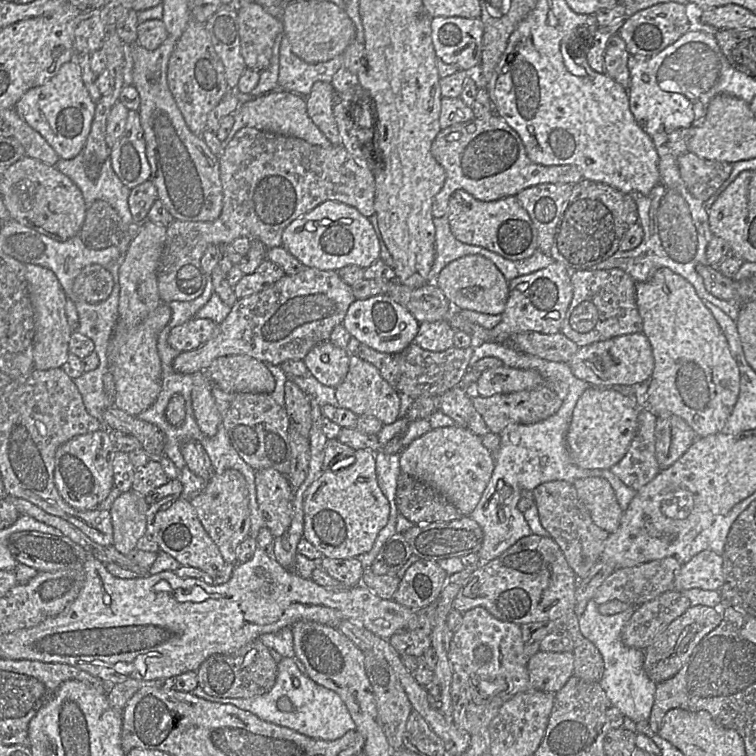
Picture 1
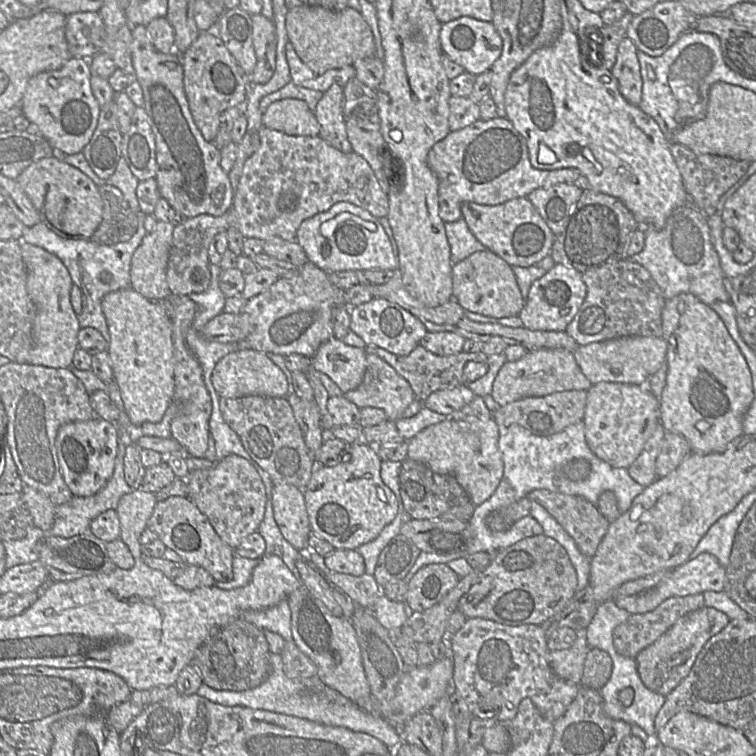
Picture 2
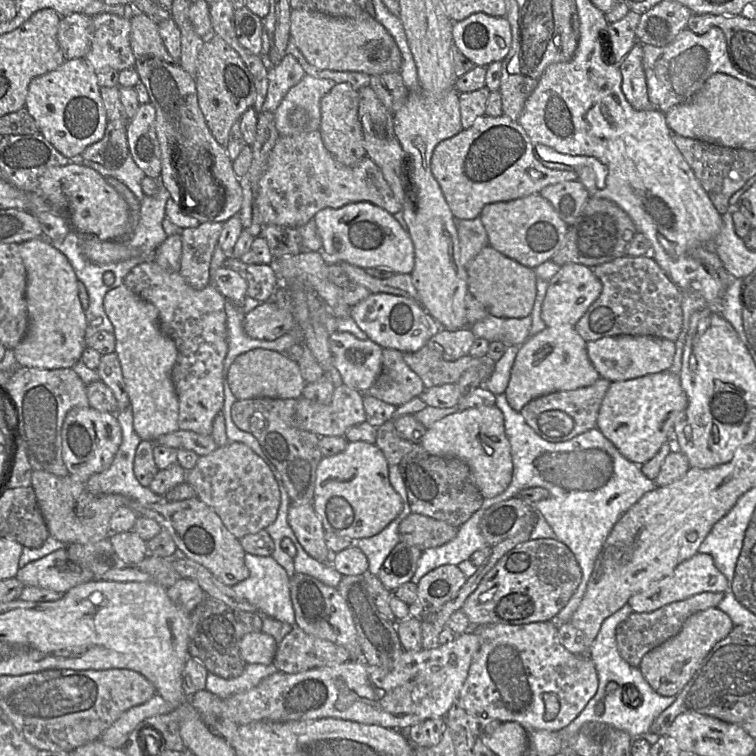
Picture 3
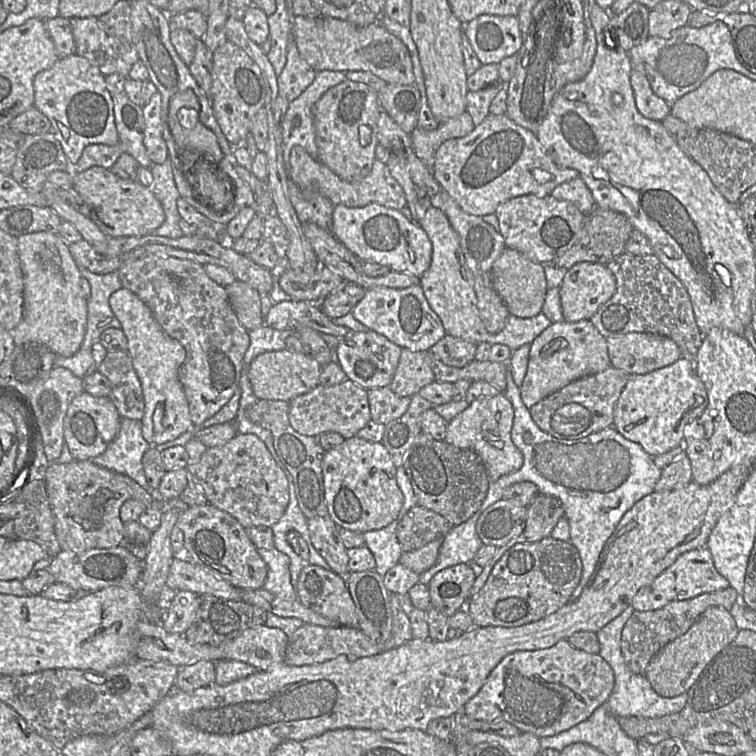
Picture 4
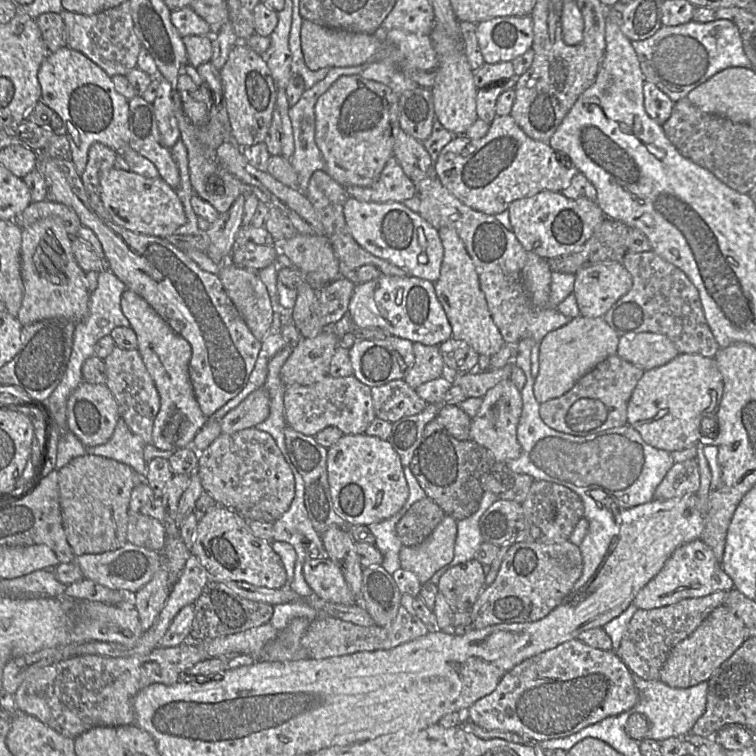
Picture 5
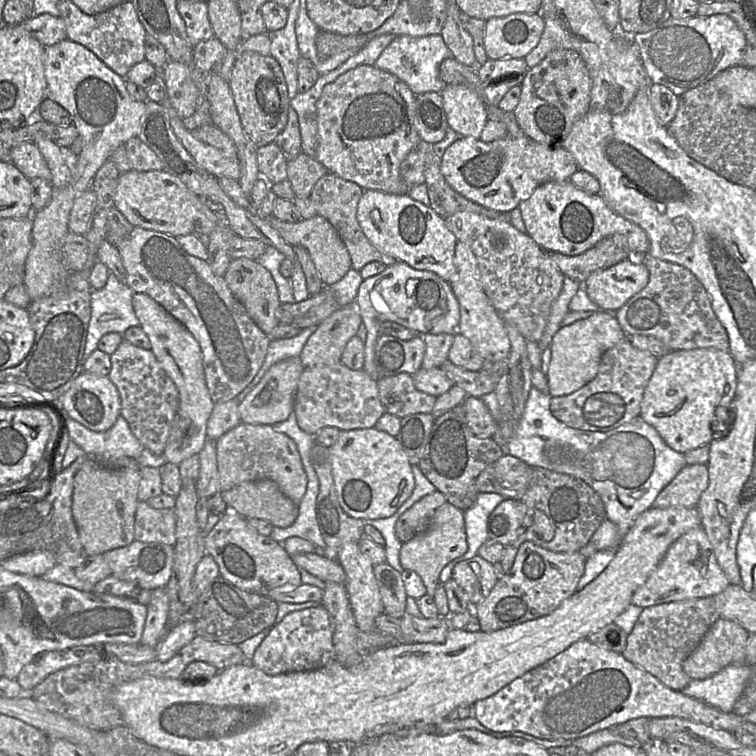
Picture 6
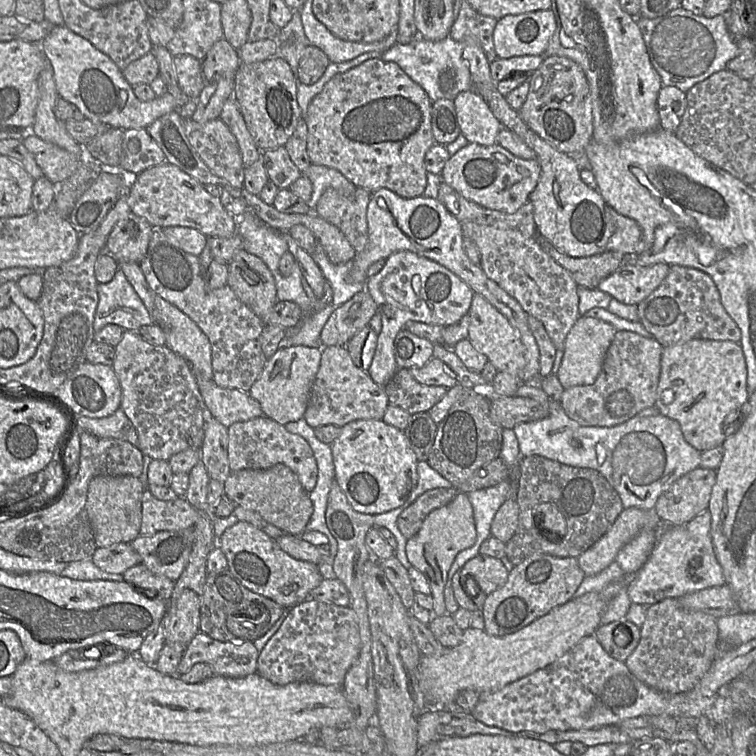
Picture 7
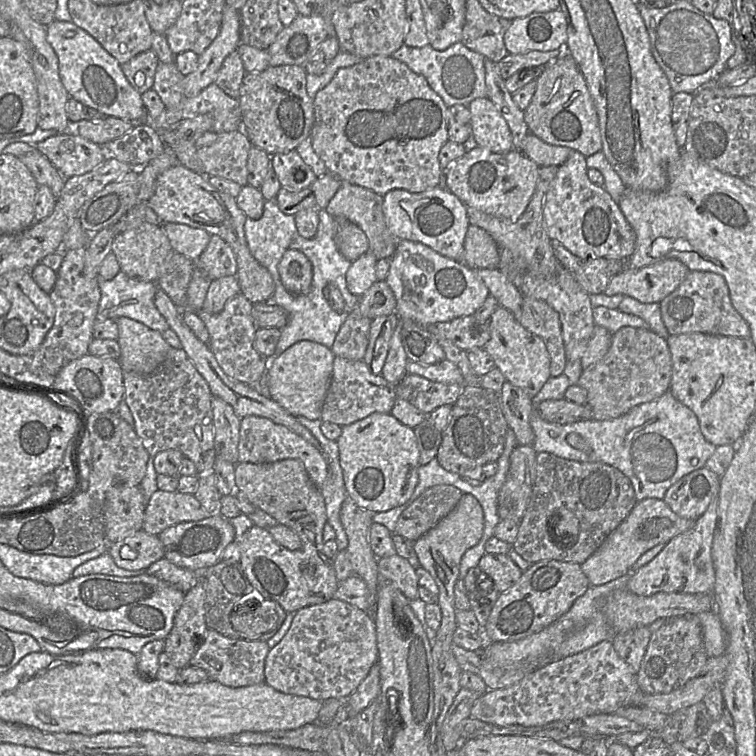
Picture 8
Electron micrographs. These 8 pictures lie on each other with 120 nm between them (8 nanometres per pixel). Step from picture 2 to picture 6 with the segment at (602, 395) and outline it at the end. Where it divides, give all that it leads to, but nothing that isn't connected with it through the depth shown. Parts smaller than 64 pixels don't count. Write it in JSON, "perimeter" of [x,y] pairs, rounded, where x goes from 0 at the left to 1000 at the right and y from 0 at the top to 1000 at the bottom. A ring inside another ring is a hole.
{"perimeter":[[[943,460],[886,463],[874,472],[852,517],[845,552],[864,563],[880,586],[902,601],[926,590],[938,589],[944,581],[942,558],[950,575],[962,575],[966,565],[955,574],[952,541],[967,538],[975,515],[975,480],[964,464]]]}

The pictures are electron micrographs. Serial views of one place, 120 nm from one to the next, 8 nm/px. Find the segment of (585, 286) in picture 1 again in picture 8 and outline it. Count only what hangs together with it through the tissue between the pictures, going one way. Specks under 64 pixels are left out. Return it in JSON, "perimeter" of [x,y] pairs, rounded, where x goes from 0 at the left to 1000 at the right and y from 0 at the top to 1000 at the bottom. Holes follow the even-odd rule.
{"perimeter":[[[911,358],[903,373],[873,401],[876,423],[886,443],[931,440],[992,446],[992,433],[970,406],[959,369],[944,360]]]}

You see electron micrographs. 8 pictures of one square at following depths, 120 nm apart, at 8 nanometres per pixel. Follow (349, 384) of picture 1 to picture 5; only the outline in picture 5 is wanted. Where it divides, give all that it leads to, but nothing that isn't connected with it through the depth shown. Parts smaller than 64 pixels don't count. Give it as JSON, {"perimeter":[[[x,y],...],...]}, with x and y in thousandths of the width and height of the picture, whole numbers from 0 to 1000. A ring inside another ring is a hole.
{"perimeter":[[[546,454],[549,479],[533,500],[546,515],[557,508],[591,496],[581,458]]]}

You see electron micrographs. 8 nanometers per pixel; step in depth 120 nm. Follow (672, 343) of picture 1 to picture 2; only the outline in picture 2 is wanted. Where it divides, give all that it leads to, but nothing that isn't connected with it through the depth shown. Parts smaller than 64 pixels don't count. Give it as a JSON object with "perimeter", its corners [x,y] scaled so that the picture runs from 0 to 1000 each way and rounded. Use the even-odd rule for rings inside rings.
{"perimeter":[[[913,388],[881,397],[876,410],[876,447],[882,455],[882,499],[872,525],[872,557],[882,571],[905,577],[915,599],[959,597],[971,581],[983,575],[983,553],[997,528],[993,492],[976,456],[951,417]]]}

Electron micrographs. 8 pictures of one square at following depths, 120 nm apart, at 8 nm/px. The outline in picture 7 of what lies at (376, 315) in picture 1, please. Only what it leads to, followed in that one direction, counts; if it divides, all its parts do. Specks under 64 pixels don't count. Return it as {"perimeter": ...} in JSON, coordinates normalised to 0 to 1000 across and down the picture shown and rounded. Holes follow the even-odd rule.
{"perimeter":[[[542,332],[517,336],[505,357],[485,369],[483,382],[497,401],[505,425],[496,468],[485,491],[504,511],[509,511],[528,488],[521,471],[521,450],[538,426],[595,431],[619,414],[627,392],[622,380],[599,360]]]}

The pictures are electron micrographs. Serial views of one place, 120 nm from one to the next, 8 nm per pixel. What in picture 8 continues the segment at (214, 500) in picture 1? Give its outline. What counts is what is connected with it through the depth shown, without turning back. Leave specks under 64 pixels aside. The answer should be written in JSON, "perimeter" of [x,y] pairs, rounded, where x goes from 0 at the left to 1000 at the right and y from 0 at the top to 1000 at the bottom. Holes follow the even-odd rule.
{"perimeter":[[[329,549],[319,554],[315,585],[315,611],[361,612],[374,607],[396,607],[419,646],[425,646],[434,630],[433,610],[425,594],[415,591],[397,575],[356,553]]]}

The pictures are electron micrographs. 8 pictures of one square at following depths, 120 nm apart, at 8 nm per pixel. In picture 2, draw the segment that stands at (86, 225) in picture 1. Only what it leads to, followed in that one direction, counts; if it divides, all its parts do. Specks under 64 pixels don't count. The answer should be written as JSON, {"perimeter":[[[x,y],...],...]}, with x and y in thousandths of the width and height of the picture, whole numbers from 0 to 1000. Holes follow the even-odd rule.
{"perimeter":[[[135,245],[131,257],[136,269],[135,291],[119,317],[139,324],[171,317],[183,302],[181,283],[155,247]]]}

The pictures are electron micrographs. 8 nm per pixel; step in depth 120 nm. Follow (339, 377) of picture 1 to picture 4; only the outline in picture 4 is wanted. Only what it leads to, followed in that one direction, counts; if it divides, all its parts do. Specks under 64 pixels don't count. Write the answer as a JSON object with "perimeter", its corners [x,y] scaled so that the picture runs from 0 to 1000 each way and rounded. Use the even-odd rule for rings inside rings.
{"perimeter":[[[466,438],[443,460],[442,475],[452,485],[459,501],[488,516],[515,511],[526,484],[530,466],[529,458],[499,439]]]}

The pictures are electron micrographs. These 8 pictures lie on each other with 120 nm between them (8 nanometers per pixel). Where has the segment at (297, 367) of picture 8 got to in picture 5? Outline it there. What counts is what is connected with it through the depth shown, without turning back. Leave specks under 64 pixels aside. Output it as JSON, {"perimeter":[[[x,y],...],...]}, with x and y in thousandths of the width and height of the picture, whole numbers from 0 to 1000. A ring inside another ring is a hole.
{"perimeter":[[[343,512],[329,521],[313,538],[292,554],[295,574],[307,574],[320,567],[337,565],[357,548],[357,525],[351,512]]]}

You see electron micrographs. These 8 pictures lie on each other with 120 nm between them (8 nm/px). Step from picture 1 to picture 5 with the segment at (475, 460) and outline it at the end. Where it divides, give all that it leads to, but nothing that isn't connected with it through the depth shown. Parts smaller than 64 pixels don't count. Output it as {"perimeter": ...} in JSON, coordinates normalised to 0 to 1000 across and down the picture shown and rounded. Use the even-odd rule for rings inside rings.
{"perimeter":[[[668,501],[647,515],[638,525],[638,534],[623,556],[622,582],[646,594],[656,611],[685,607],[690,593],[684,582],[684,565],[690,548],[689,516],[675,501]]]}

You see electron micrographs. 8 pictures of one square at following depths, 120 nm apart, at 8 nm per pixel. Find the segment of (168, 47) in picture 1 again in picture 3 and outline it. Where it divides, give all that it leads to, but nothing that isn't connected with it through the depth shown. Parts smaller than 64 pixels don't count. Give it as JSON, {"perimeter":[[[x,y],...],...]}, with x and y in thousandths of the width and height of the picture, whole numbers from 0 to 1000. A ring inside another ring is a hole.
{"perimeter":[[[190,17],[181,19],[173,24],[172,58],[179,74],[177,90],[184,98],[185,108],[193,115],[198,136],[206,146],[205,173],[213,200],[212,234],[217,246],[225,255],[225,261],[235,270],[238,278],[251,287],[262,291],[262,287],[276,287],[296,295],[310,284],[315,284],[321,257],[316,235],[310,229],[307,213],[302,206],[298,193],[291,192],[282,181],[269,149],[262,139],[261,119],[257,102],[246,95],[237,81],[229,78],[222,70],[209,38],[209,29]],[[278,209],[276,226],[296,251],[296,263],[291,270],[282,270],[282,265],[263,269],[258,265],[250,245],[261,243],[257,230],[247,221],[249,217],[263,217]],[[239,222],[249,222],[253,239],[239,233]],[[247,249],[250,255],[247,255]],[[242,253],[249,258],[254,270],[261,271],[262,279],[254,279],[258,272],[249,272],[242,267],[235,255]],[[276,269],[276,270],[275,270]],[[290,271],[290,272],[287,272]],[[250,274],[249,275],[246,275]],[[270,278],[270,279],[269,279]]]}

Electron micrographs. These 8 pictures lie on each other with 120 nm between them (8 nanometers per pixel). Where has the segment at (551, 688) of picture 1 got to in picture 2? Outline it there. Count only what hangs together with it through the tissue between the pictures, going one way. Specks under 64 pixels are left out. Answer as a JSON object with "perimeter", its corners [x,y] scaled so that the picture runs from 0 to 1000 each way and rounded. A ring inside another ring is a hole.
{"perimeter":[[[775,832],[763,835],[763,839],[765,843],[754,857],[728,861],[726,877],[738,896],[761,905],[769,905],[779,853]]]}

